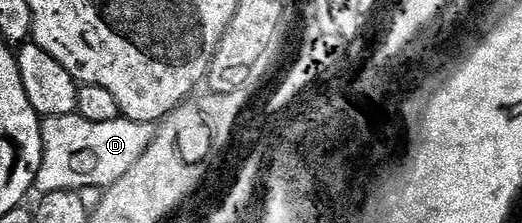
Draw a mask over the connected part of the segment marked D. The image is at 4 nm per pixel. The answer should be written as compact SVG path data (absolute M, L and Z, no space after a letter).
M78 113L60 117L44 117L41 121L43 127L43 158L39 174L35 177L34 188L40 194L53 191L76 191L85 187L101 187L106 190L116 185L125 174L145 155L157 136L156 126L145 121L128 121L120 115L113 123L89 123L89 119L81 119Z

